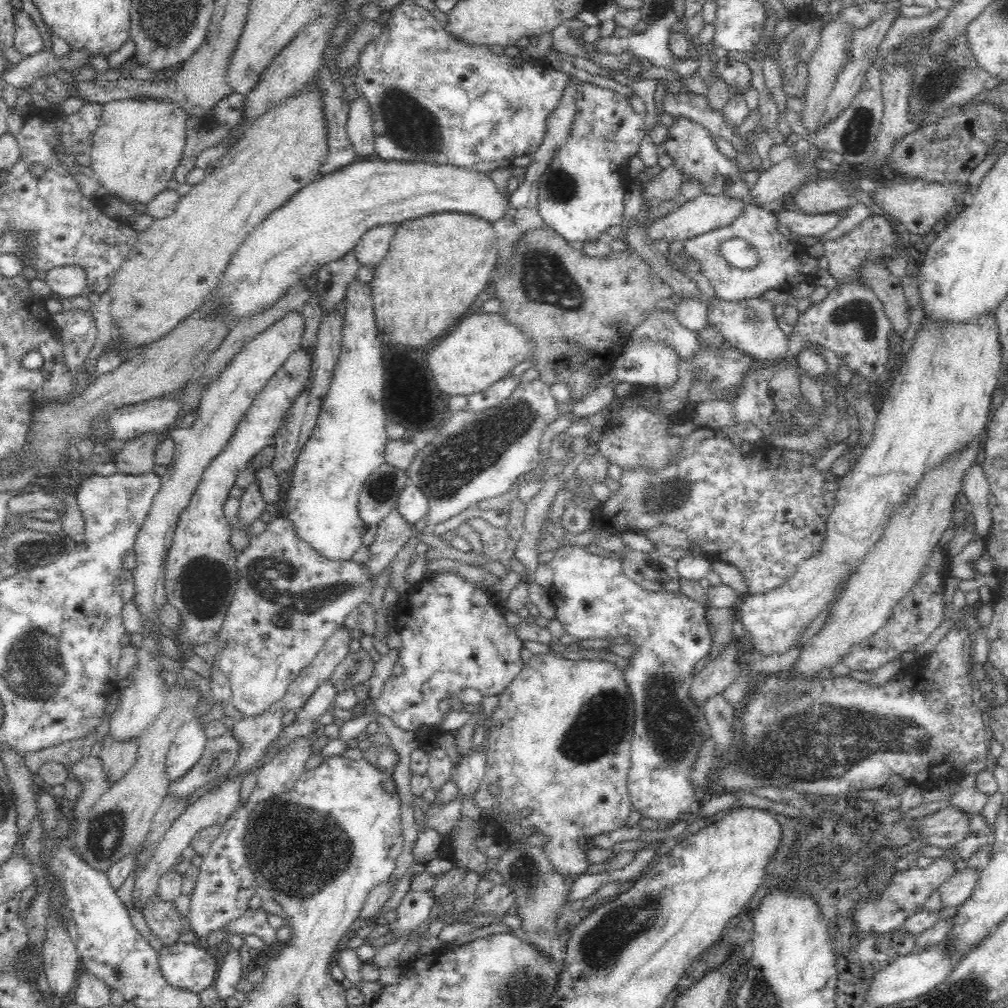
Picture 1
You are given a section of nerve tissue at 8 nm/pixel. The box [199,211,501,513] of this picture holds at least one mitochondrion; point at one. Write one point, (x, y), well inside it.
(380, 490)

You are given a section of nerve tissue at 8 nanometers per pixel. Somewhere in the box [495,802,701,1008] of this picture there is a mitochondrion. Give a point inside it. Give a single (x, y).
(600, 948)

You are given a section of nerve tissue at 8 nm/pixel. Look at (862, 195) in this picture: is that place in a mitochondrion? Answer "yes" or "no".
no

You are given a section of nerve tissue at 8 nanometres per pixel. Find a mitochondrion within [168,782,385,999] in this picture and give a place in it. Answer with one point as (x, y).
(292, 842)

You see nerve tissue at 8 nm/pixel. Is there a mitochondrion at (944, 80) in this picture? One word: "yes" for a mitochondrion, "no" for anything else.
yes

